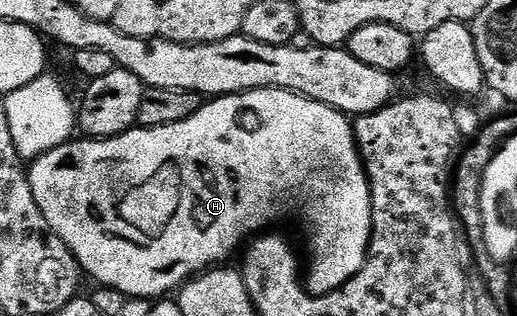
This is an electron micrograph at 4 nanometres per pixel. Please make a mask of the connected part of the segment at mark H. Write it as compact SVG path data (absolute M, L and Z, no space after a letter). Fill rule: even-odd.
M248 90L244 94L224 94L221 98L207 101L200 108L200 112L196 112L196 116L188 116L188 120L180 120L176 124L138 126L133 130L125 130L120 136L83 137L82 142L78 141L65 142L64 145L52 148L48 153L33 159L29 163L28 173L32 196L36 196L40 212L44 212L44 220L52 224L56 236L64 240L66 247L78 259L79 267L89 277L91 274L98 286L116 288L124 292L127 298L161 299L169 295L166 294L169 290L177 291L182 283L189 282L191 278L230 260L226 258L233 256L234 246L241 247L251 235L258 236L269 231L273 227L270 225L280 221L285 214L291 214L302 221L306 238L310 241L310 275L305 275L304 285L311 294L317 296L339 290L345 282L352 280L352 276L360 272L360 268L364 268L374 227L370 181L366 175L366 166L362 163L362 156L358 152L358 142L354 138L353 121L341 110L328 104L320 104L302 94L293 94L290 90Z

